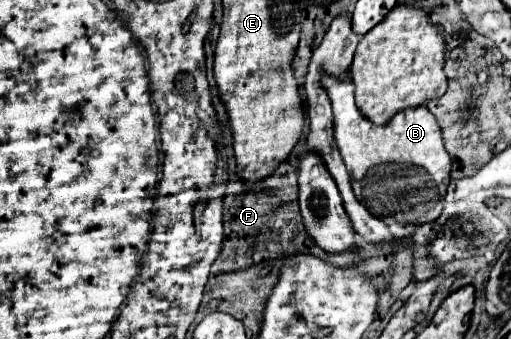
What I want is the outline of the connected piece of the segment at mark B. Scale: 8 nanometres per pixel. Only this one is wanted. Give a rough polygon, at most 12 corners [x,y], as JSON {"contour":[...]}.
{"contour":[[322,72],[336,146],[354,182],[384,162],[450,182],[452,158],[426,104],[376,126],[354,82]]}

